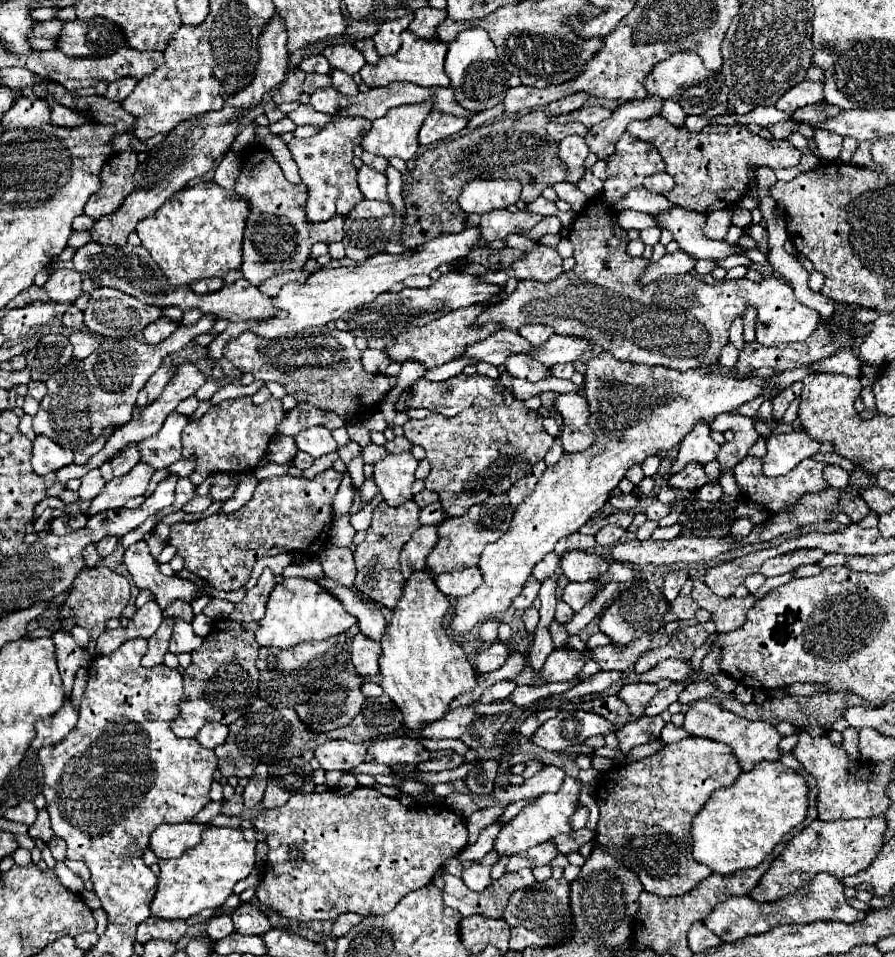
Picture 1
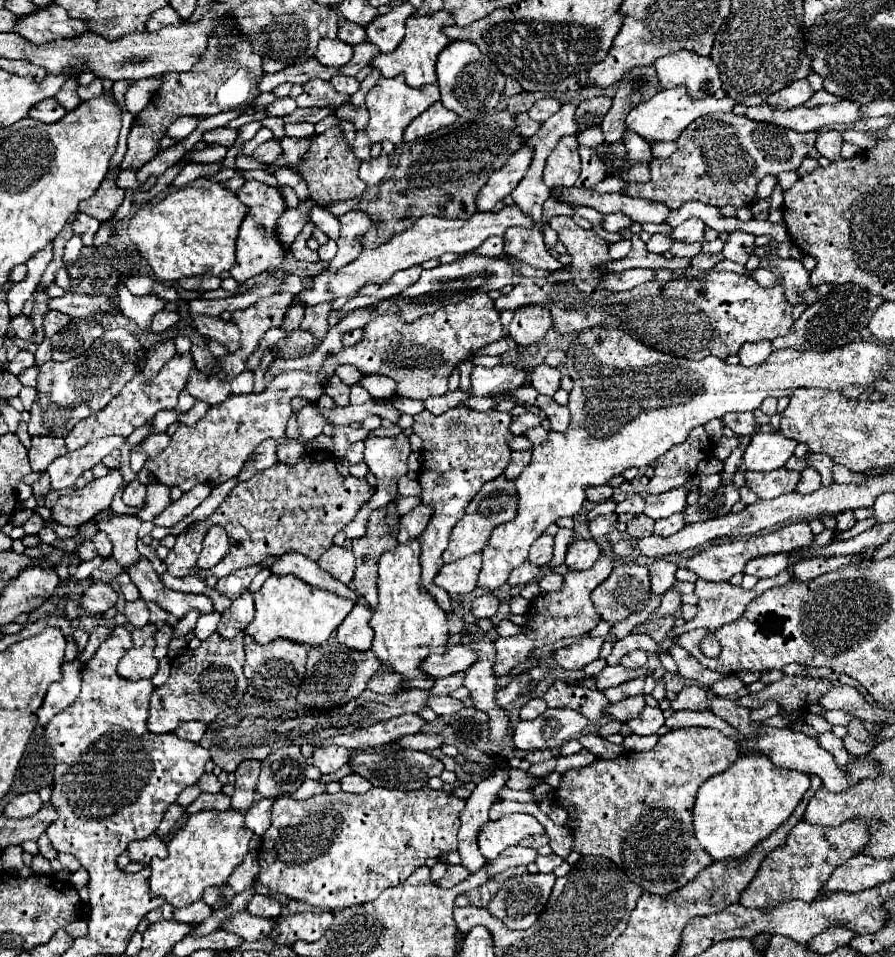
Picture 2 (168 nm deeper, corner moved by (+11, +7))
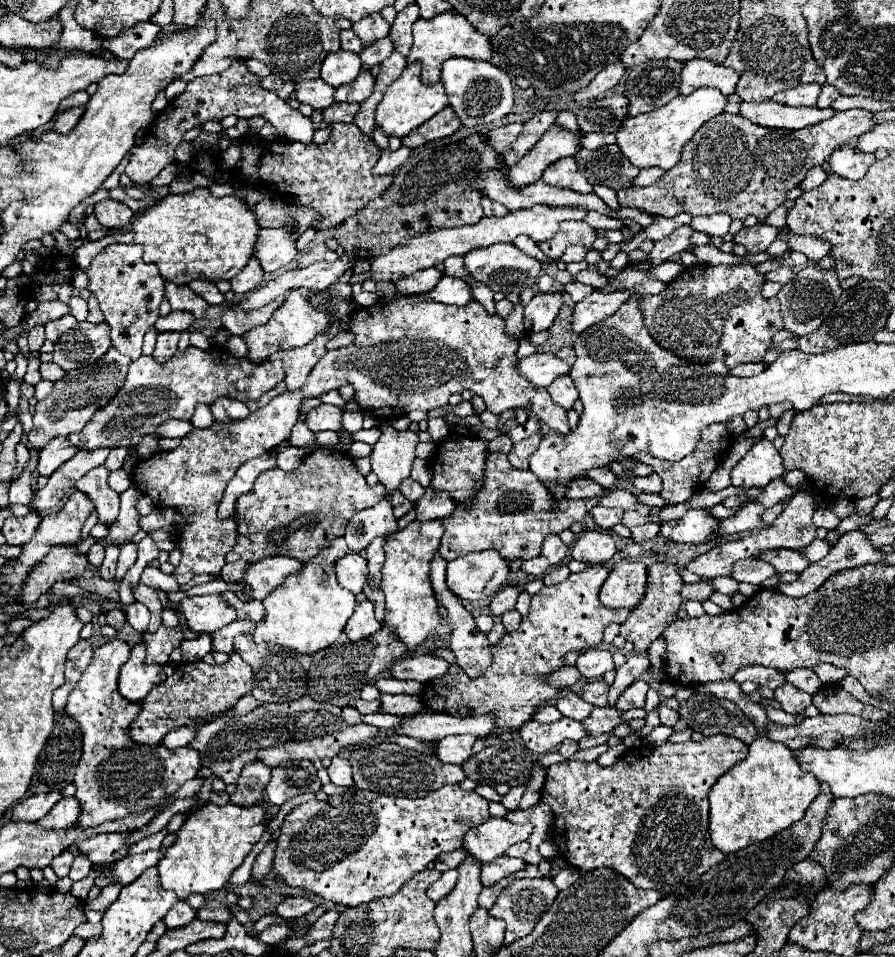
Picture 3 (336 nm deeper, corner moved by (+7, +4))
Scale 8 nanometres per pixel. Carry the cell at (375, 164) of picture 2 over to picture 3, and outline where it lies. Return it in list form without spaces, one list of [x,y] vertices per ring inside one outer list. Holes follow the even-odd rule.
[[[401,146],[399,150],[383,150],[381,152],[381,158],[377,160],[377,164],[371,168],[371,172],[375,174],[375,176],[385,176],[385,174],[393,174],[405,160],[407,160],[407,156],[411,154],[411,148],[407,148],[407,146]]]

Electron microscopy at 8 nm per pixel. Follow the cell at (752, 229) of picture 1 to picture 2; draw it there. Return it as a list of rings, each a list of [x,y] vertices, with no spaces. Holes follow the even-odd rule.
[[[769,257],[769,261],[779,267],[781,271],[781,277],[783,277],[783,287],[785,287],[785,301],[789,305],[797,305],[797,303],[805,303],[805,305],[811,305],[819,299],[819,293],[817,293],[817,287],[811,285],[809,281],[809,275],[811,271],[807,271],[801,261],[795,261],[795,259],[789,259],[789,261],[783,261],[779,257]]]

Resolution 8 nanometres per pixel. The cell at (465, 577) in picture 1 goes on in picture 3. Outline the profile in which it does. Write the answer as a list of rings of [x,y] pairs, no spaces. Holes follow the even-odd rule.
[[[495,550],[461,556],[447,564],[447,586],[461,600],[489,598],[507,578],[507,560]]]

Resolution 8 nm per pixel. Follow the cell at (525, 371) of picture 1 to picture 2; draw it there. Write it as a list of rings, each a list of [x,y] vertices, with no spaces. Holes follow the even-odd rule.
[[[545,363],[537,365],[533,371],[531,371],[531,385],[543,393],[543,395],[549,395],[553,397],[555,391],[559,389],[559,383],[561,383],[561,371],[555,369],[555,367],[549,367]]]

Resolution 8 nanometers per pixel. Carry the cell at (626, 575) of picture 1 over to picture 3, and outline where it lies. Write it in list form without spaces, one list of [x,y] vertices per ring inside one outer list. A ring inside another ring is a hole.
[[[601,564],[587,566],[583,572],[569,574],[569,578],[557,586],[545,586],[531,598],[529,614],[523,616],[517,632],[505,634],[493,646],[493,664],[479,676],[479,680],[471,680],[463,676],[461,668],[455,664],[455,656],[451,656],[449,648],[441,648],[435,656],[451,662],[451,672],[425,684],[423,702],[429,704],[435,712],[447,712],[455,716],[473,716],[493,710],[497,714],[497,728],[519,728],[523,722],[531,718],[531,714],[545,700],[557,696],[559,688],[547,686],[539,682],[539,676],[557,670],[563,666],[561,656],[575,650],[595,648],[603,642],[603,630],[611,622],[625,622],[629,614],[615,614],[611,608],[599,604],[599,590],[607,580],[609,570]]]

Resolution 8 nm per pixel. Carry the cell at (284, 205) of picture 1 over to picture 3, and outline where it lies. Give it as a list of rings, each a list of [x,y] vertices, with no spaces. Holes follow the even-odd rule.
[[[253,254],[247,266],[235,278],[231,278],[231,288],[237,294],[245,294],[249,290],[255,290],[263,282],[263,276],[265,276],[265,270],[261,268],[257,256]]]

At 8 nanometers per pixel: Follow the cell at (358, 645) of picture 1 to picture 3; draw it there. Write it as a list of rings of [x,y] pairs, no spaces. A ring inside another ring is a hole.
[[[363,600],[357,604],[353,616],[347,620],[345,634],[349,636],[349,640],[357,642],[371,636],[379,628],[381,628],[381,622],[373,616],[373,604],[369,600]]]

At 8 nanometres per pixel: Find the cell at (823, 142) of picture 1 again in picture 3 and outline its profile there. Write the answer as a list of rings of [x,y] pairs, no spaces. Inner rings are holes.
[[[839,146],[837,150],[833,150],[833,154],[829,158],[829,166],[831,166],[831,172],[835,172],[843,178],[859,180],[865,176],[865,172],[873,164],[873,160],[875,160],[873,154],[857,152],[853,146]]]

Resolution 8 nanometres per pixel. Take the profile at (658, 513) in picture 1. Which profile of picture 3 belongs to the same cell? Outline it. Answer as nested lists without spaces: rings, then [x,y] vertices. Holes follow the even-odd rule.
[[[615,490],[615,492],[609,492],[607,496],[601,496],[599,500],[601,506],[611,506],[611,508],[623,508],[623,510],[637,510],[641,516],[647,516],[649,514],[649,506],[645,504],[639,504],[635,494],[631,492],[625,492],[625,490]]]

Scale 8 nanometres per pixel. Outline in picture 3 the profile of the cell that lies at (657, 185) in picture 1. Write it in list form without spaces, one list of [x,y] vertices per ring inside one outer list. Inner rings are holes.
[[[617,144],[601,146],[595,150],[581,148],[575,158],[591,184],[605,184],[613,190],[629,188],[641,172],[627,160],[627,156],[623,156],[623,152],[619,152]]]

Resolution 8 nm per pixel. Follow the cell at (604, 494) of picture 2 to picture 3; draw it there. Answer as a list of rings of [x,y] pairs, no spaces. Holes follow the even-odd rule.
[[[589,478],[575,480],[575,484],[571,484],[571,488],[567,490],[567,498],[571,500],[589,500],[589,498],[599,498],[603,494],[607,494],[607,488],[595,484]]]

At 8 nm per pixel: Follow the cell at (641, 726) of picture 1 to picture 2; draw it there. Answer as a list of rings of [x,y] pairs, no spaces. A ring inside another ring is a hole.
[[[645,707],[643,713],[629,721],[629,727],[637,735],[653,735],[659,731],[659,727],[665,723],[663,711],[659,707]]]

